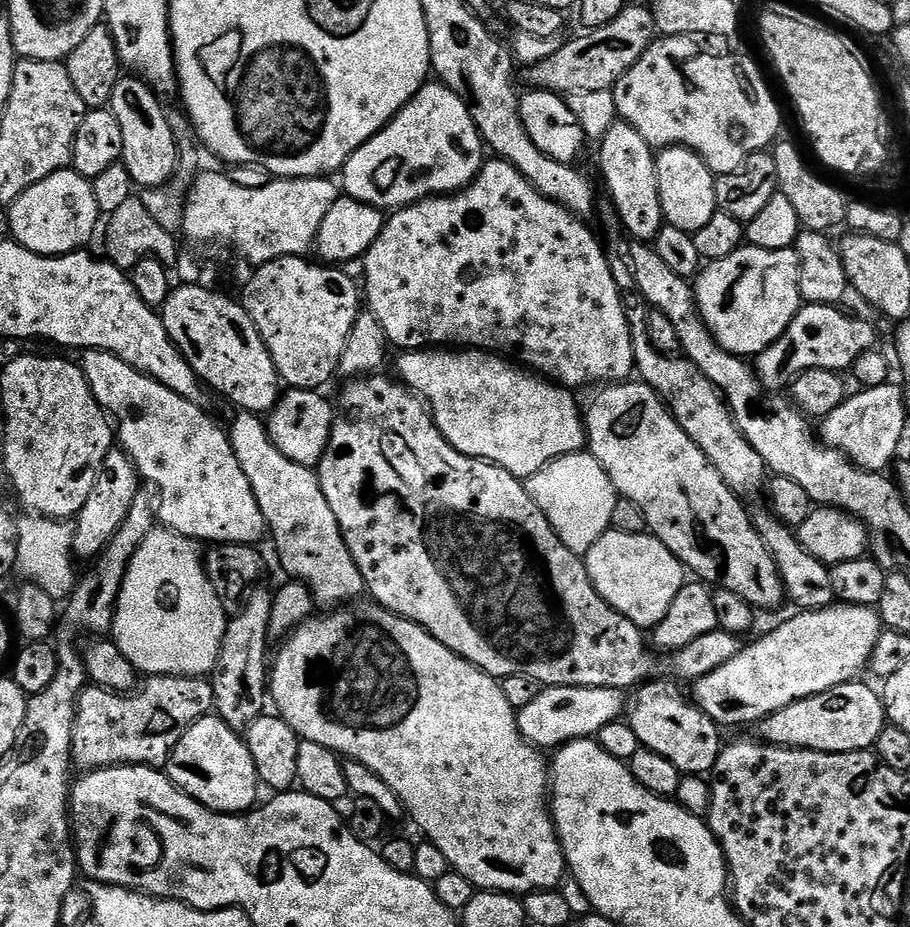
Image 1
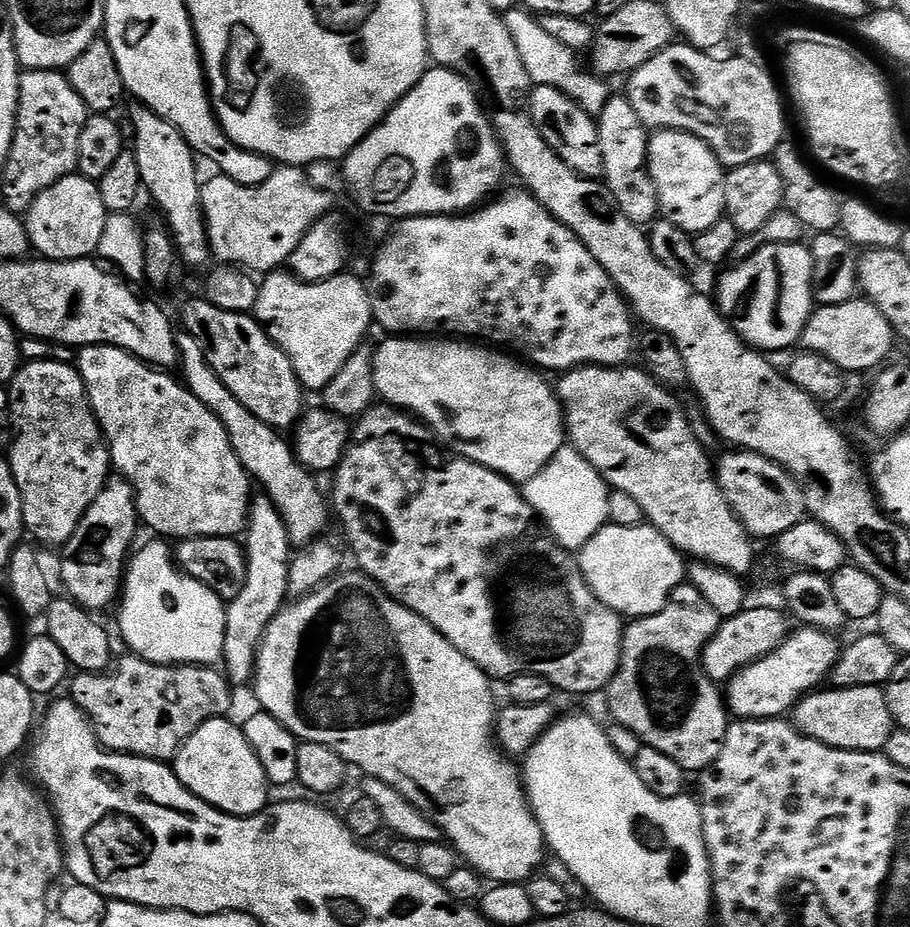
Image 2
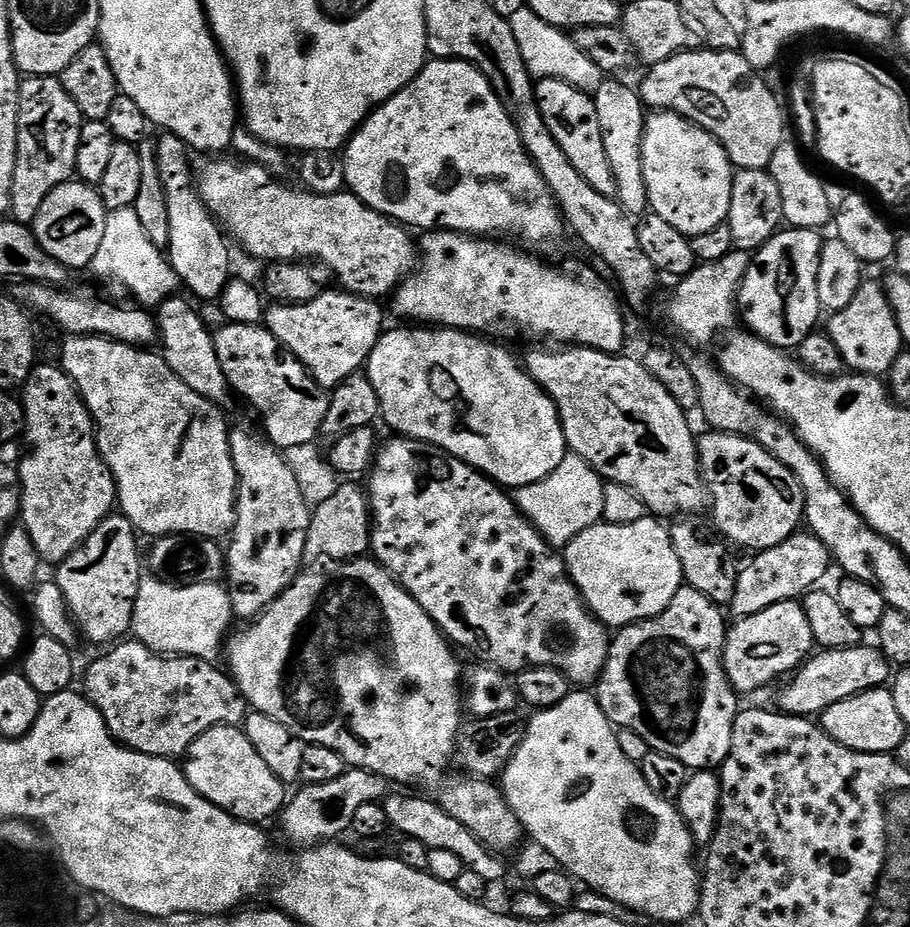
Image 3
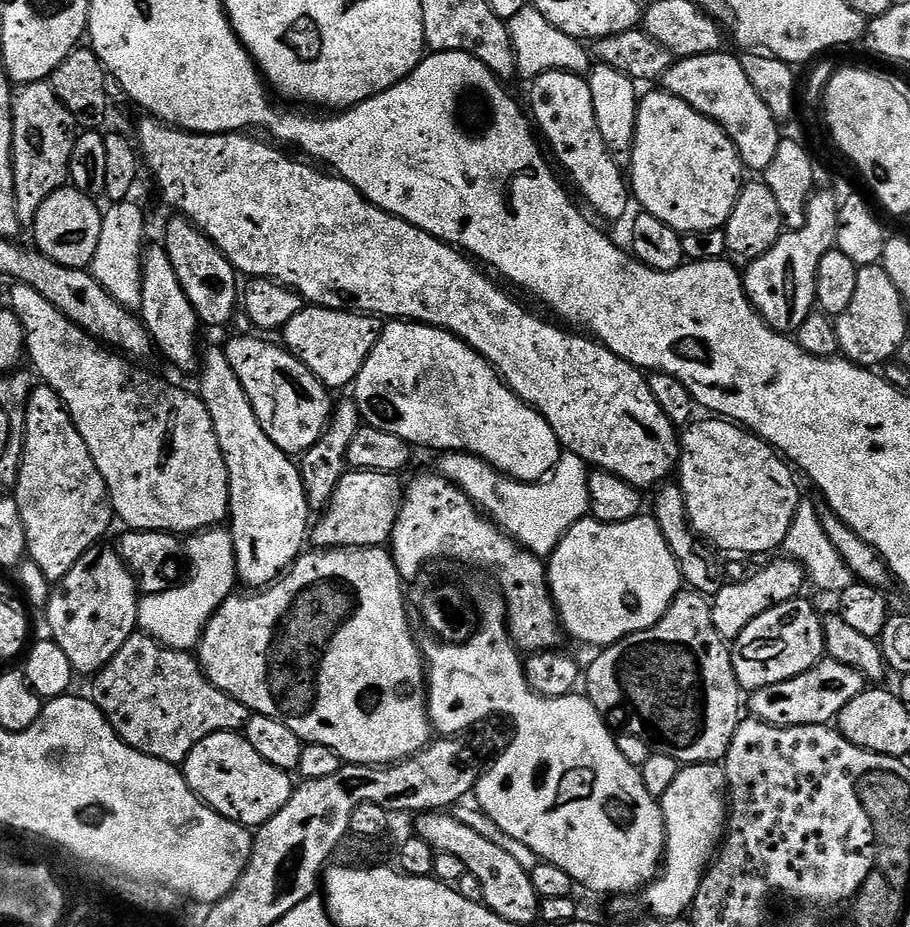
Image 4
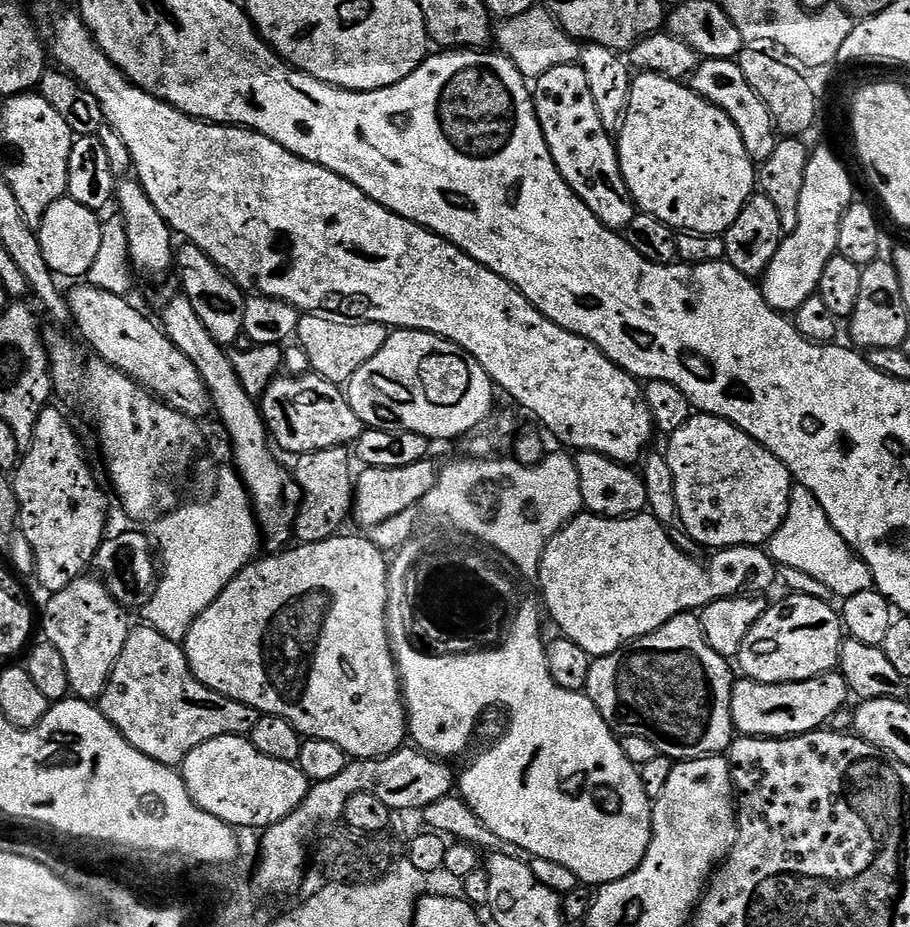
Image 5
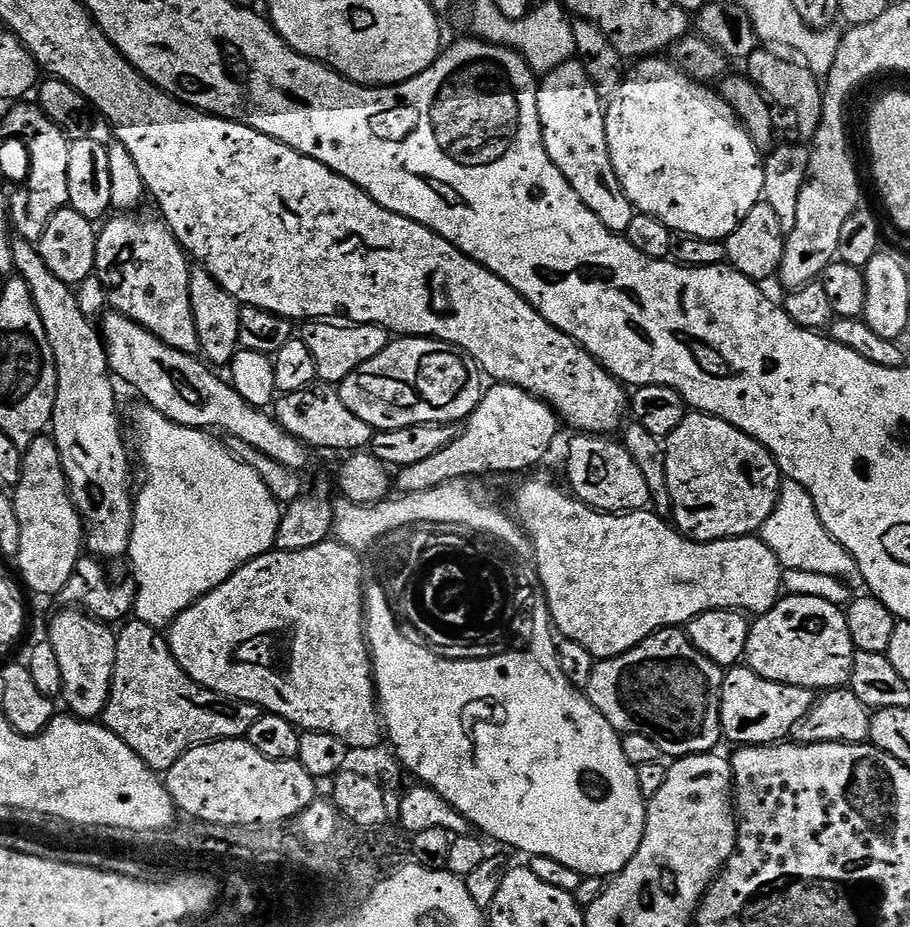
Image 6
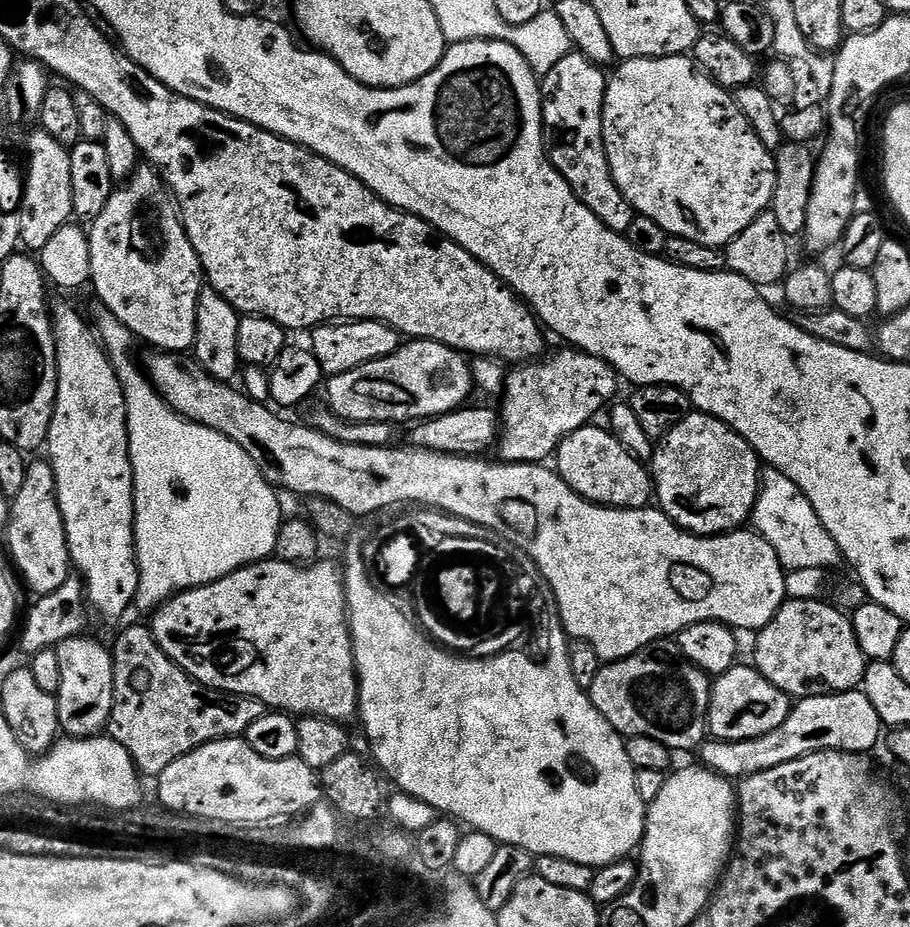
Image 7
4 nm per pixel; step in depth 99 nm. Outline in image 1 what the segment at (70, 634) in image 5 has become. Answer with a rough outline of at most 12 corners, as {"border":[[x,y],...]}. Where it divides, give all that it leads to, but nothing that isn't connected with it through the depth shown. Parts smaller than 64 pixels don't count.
{"border":[[123,448],[104,468],[74,520],[72,554],[95,561],[142,491]]}

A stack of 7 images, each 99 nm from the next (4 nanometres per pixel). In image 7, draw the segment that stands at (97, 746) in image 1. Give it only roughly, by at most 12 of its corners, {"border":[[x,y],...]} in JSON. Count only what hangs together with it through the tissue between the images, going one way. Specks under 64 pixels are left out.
{"border":[[136,624],[106,732],[145,777],[243,737],[260,700],[192,679]]}

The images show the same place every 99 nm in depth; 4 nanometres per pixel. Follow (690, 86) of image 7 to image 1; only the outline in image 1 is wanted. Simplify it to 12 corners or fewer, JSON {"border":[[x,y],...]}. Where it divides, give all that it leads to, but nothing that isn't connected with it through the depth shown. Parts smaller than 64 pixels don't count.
{"border":[[656,152],[665,224],[714,218],[716,176],[697,152]]}

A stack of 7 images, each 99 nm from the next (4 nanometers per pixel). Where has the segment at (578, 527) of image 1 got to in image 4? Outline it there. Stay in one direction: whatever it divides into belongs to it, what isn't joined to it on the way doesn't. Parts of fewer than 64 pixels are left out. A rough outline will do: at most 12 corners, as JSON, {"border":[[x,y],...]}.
{"border":[[565,451],[535,482],[469,452],[434,465],[501,532],[551,556],[589,515],[590,468]]}

